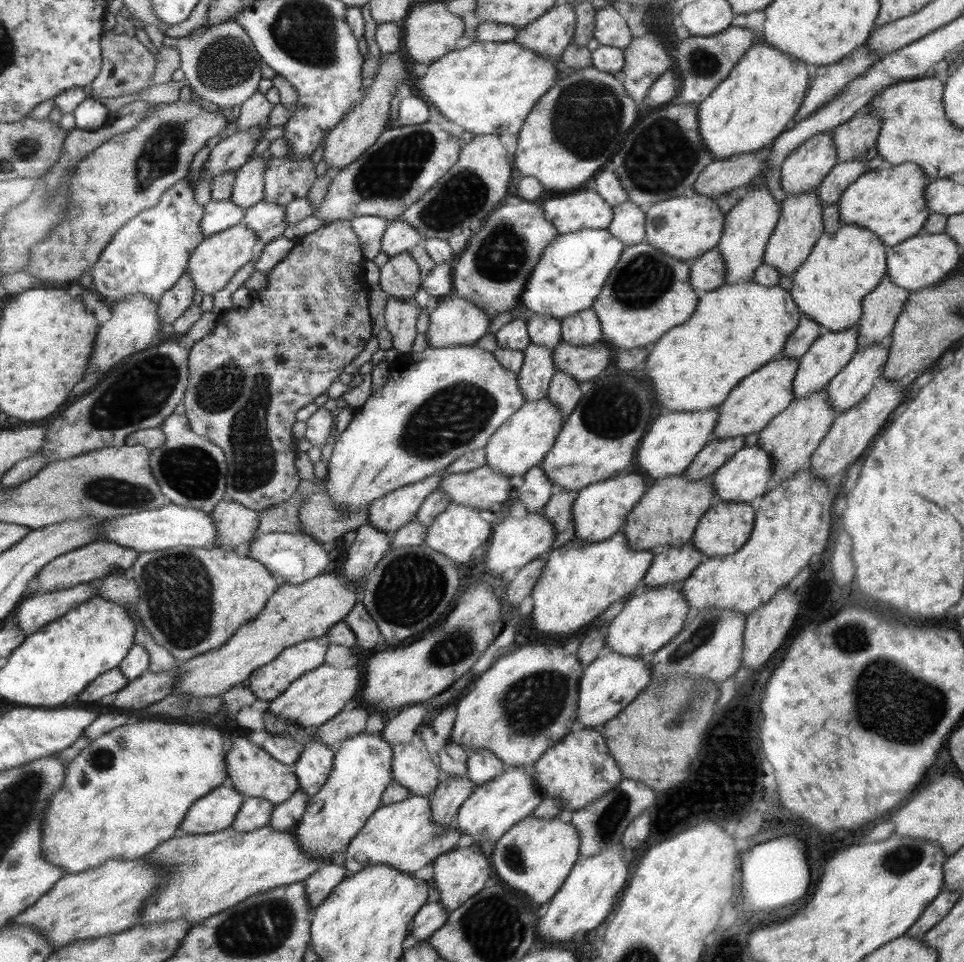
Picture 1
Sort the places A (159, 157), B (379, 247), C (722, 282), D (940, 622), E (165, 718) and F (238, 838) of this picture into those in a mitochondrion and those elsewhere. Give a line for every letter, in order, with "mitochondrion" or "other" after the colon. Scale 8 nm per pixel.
A: mitochondrion
B: other
C: other
D: other
E: other
F: other

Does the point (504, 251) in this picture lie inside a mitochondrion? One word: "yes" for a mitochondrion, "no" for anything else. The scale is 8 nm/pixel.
yes

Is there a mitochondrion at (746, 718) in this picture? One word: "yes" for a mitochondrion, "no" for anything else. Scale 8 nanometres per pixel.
no

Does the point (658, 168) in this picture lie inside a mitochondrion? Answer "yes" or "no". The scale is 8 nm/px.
yes

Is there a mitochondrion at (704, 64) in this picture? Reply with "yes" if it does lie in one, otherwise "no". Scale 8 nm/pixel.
yes

